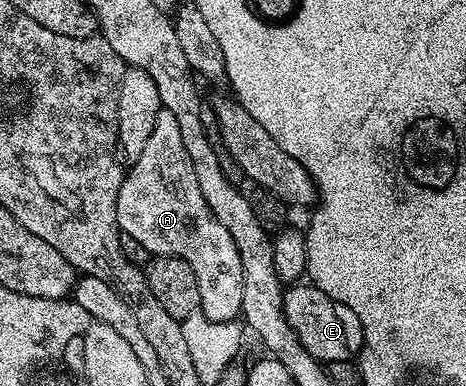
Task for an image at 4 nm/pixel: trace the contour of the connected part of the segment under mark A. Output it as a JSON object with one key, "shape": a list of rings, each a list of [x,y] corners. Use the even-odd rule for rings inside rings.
{"shape":[[[163,108],[158,112],[148,144],[129,168],[116,203],[119,230],[133,235],[152,255],[184,259],[196,271],[204,316],[210,321],[235,320],[242,312],[244,299],[240,253],[232,243],[232,235],[224,231],[224,223],[212,215],[204,191],[200,191],[192,159],[180,136],[180,123],[176,123],[172,111]]]}

